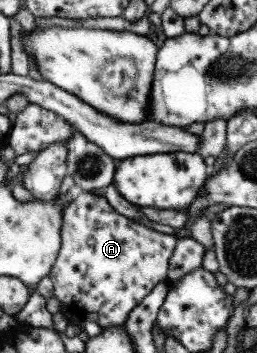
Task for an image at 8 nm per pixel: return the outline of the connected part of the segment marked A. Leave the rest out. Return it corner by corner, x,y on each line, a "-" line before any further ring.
83,191
73,201
69,201
66,204
65,211
63,211
63,224
61,227
61,249
59,249
59,255
55,261
53,269
49,272
49,276
53,281
54,296
62,303
61,312
67,316
77,313
83,318
85,322
96,322
101,328
106,327
121,327
126,321
127,317
131,313
131,310
159,284
168,278
169,259
173,255
177,237
175,235
162,233
149,228
137,220
130,219
129,217
119,214
108,202
105,196
102,194
93,194
89,191

